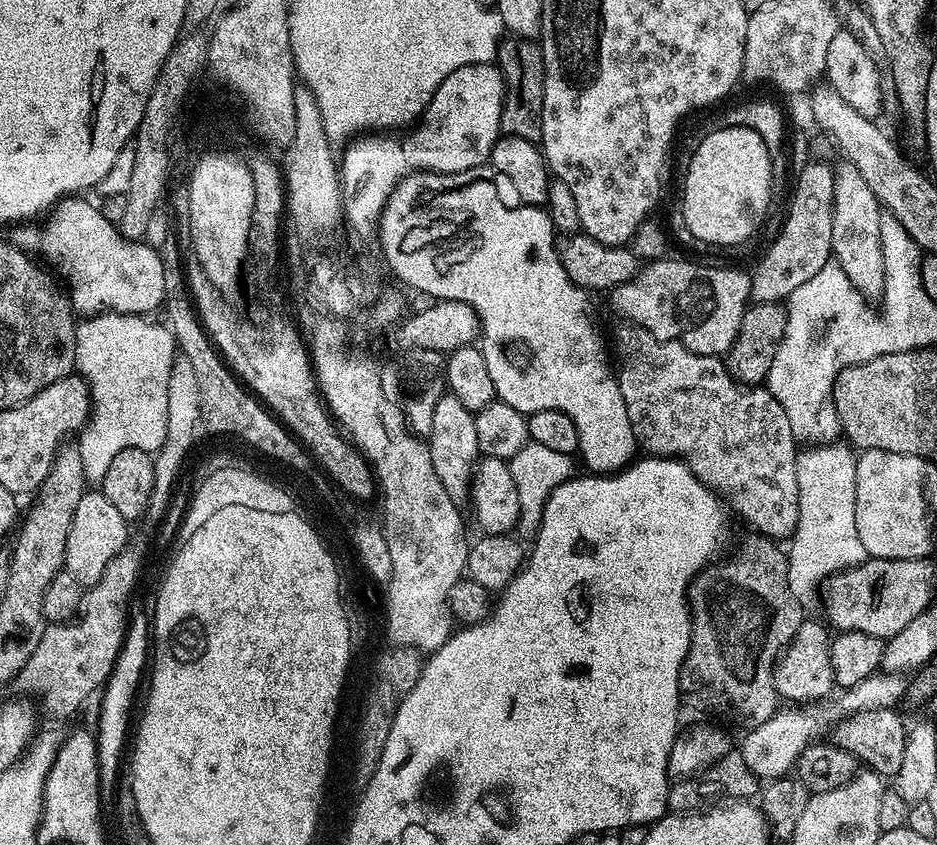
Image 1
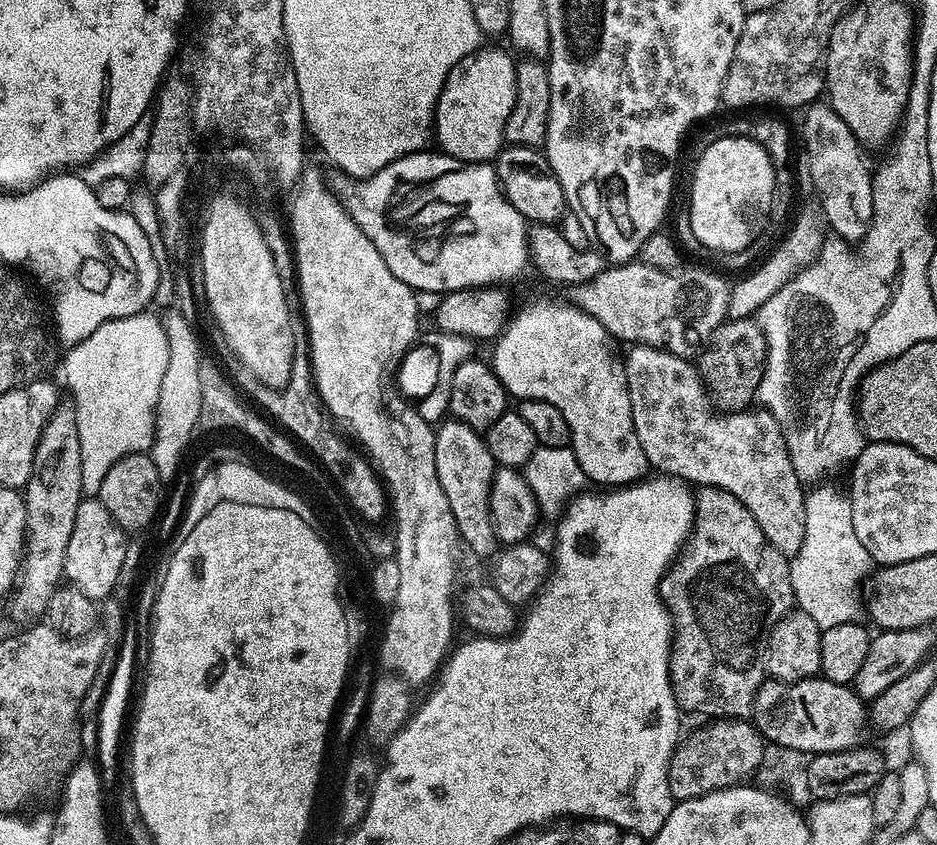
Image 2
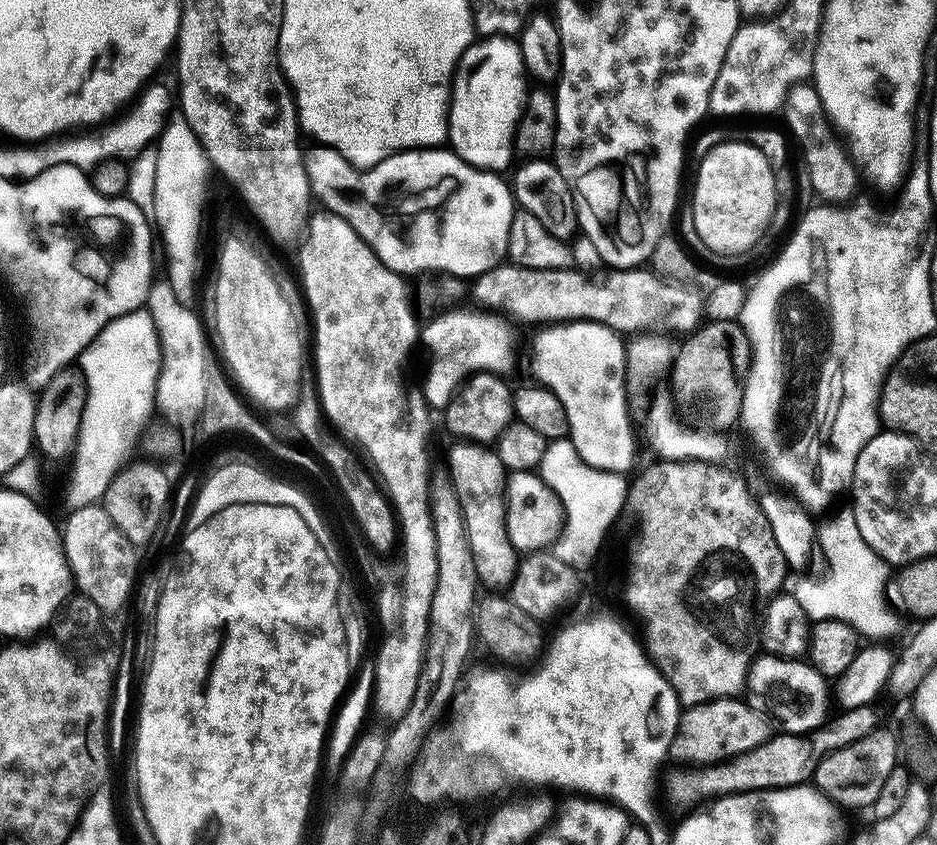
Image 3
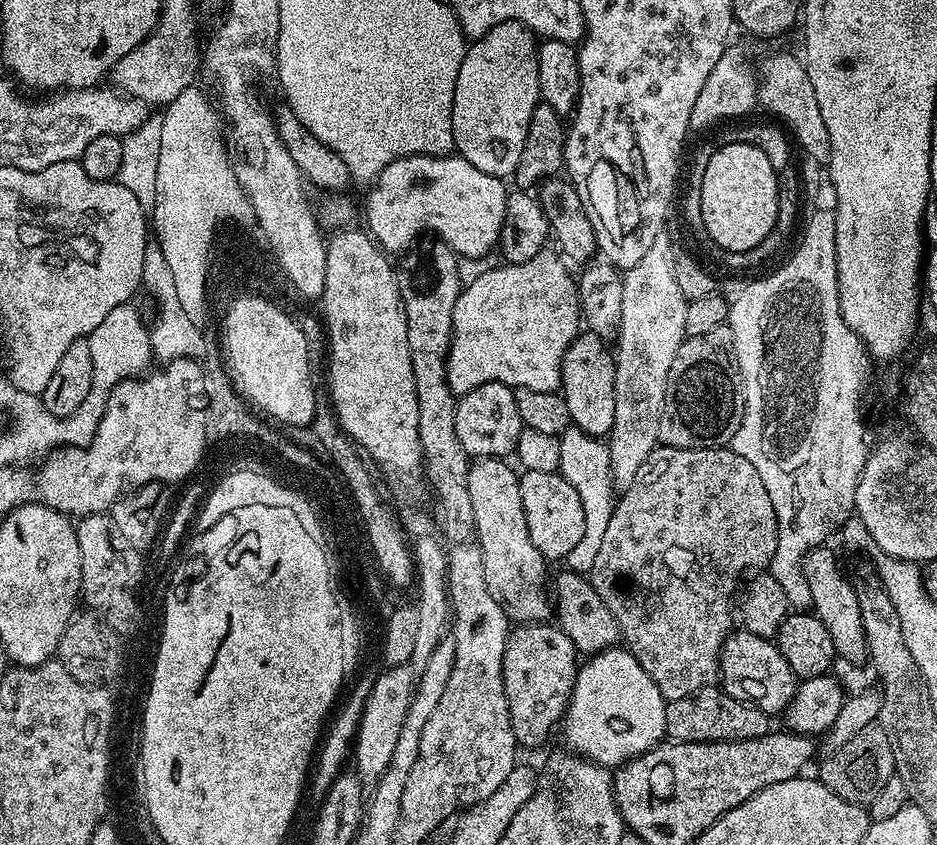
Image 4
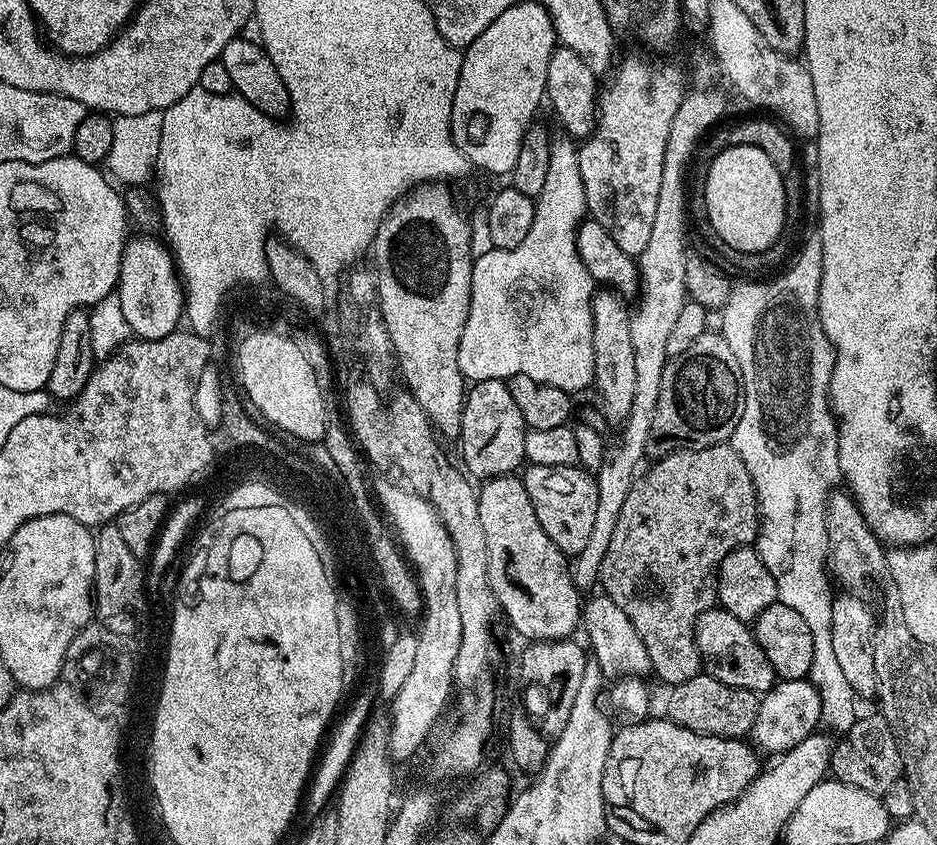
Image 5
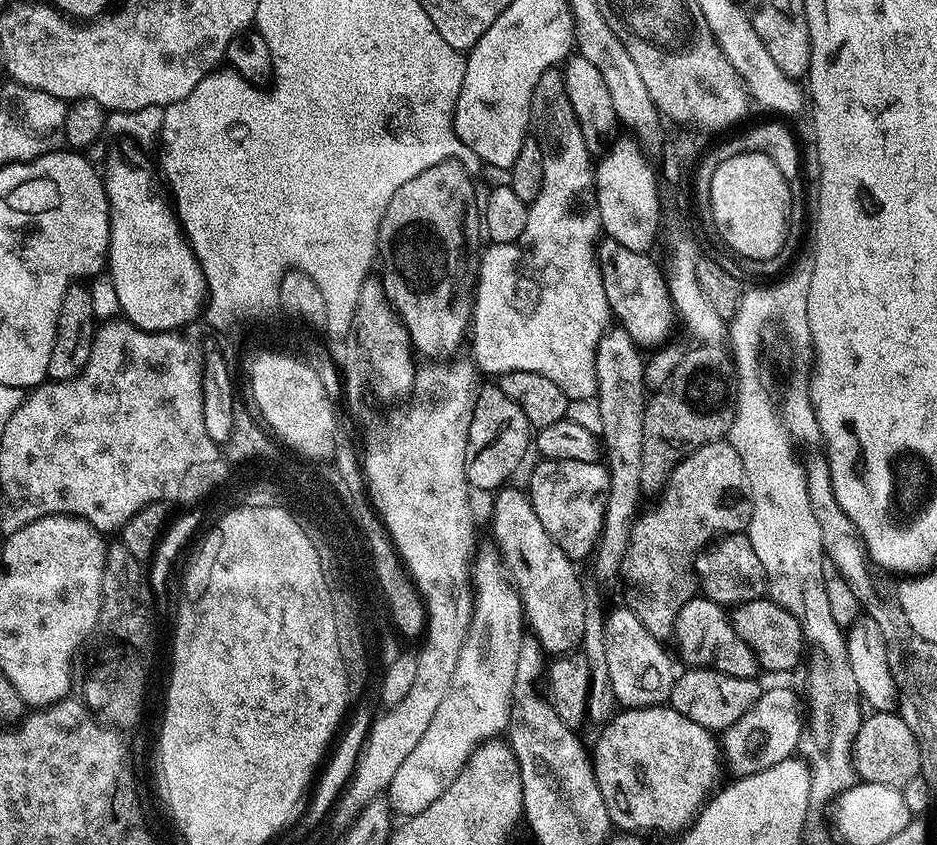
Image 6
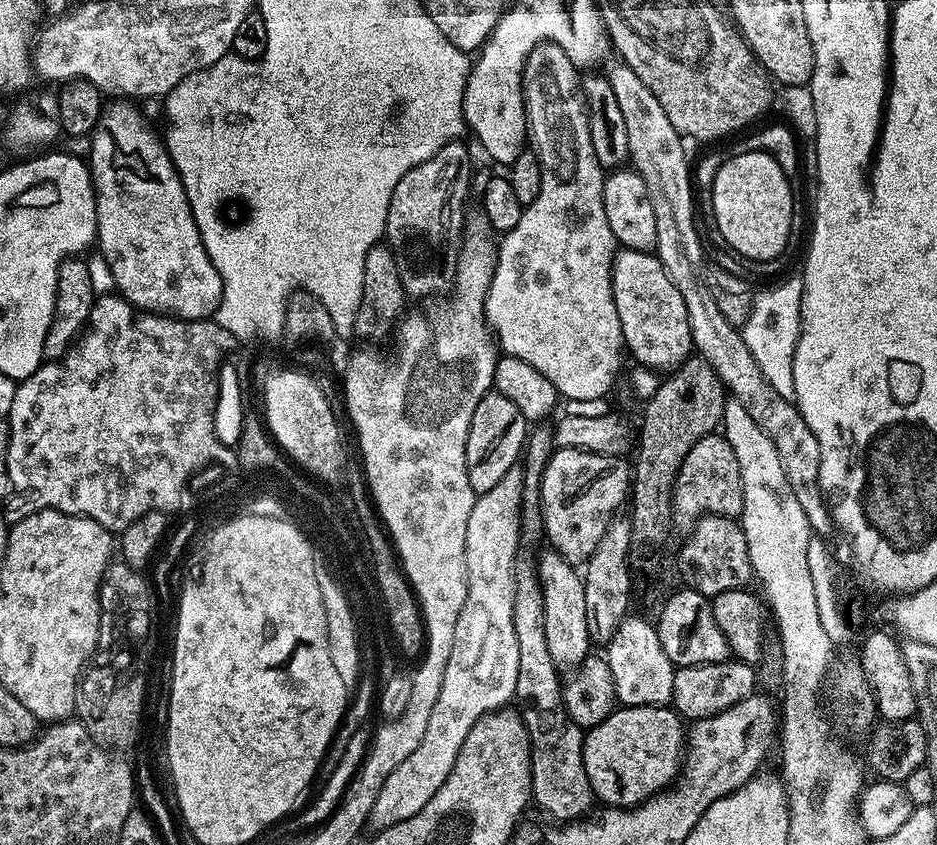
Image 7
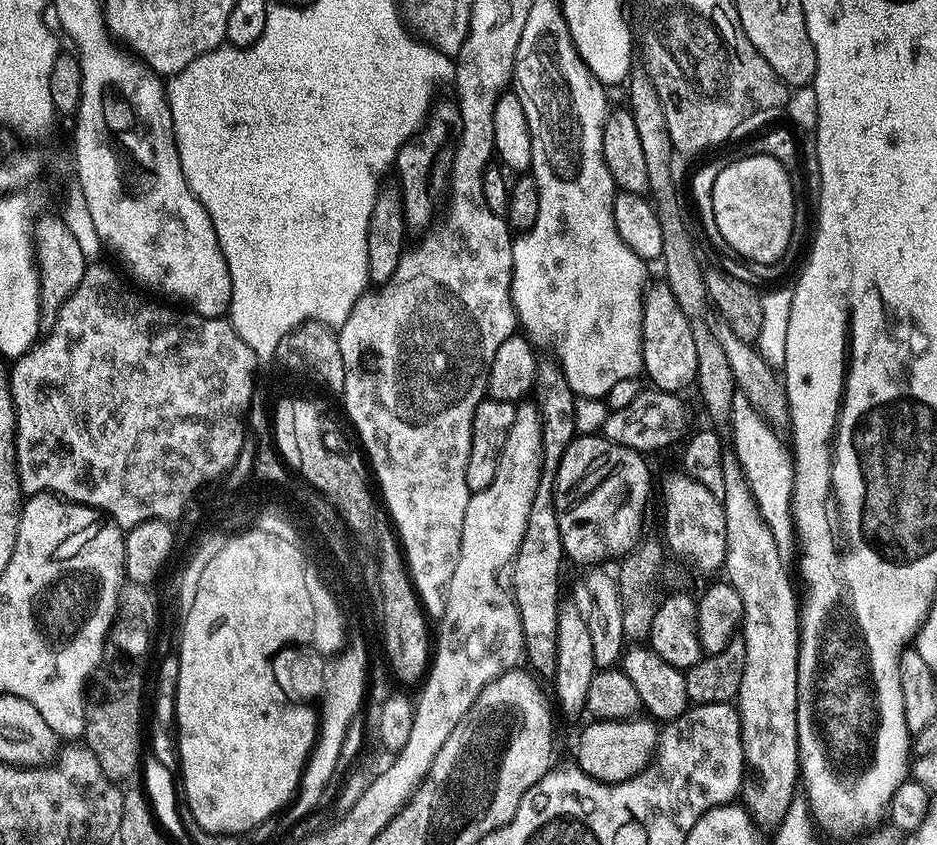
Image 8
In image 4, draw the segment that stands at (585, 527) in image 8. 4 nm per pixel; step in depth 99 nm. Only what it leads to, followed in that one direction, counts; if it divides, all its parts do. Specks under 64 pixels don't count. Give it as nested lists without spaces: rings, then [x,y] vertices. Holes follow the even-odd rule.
[[[534,470],[524,472],[520,476],[520,493],[522,494],[522,510],[526,514],[526,530],[530,532],[530,542],[538,546],[545,560],[563,561],[582,542],[585,518],[582,510],[582,498],[578,498],[578,490],[566,482],[559,472],[543,472]]]

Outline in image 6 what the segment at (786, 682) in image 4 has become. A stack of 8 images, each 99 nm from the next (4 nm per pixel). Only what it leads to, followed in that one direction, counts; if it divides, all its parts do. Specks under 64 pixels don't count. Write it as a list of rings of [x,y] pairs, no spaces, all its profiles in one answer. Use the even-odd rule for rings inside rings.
[[[697,594],[677,612],[674,627],[676,640],[675,655],[685,660],[685,665],[694,668],[716,668],[726,674],[734,674],[736,678],[753,678],[757,675],[758,665],[754,654],[732,626],[729,615],[719,604]]]

